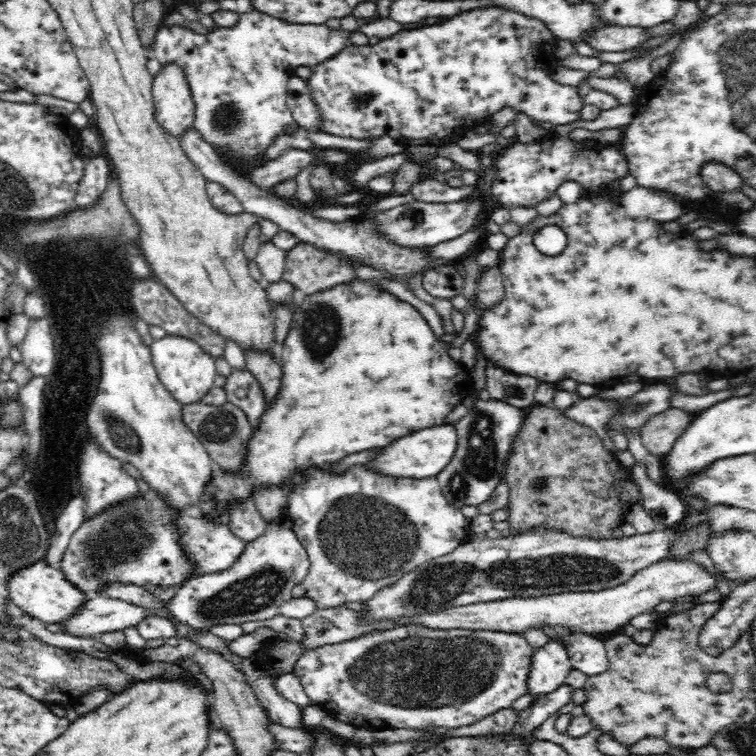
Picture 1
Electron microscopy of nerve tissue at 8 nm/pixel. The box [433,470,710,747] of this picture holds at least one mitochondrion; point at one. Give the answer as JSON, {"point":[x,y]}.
{"point":[537,486]}

